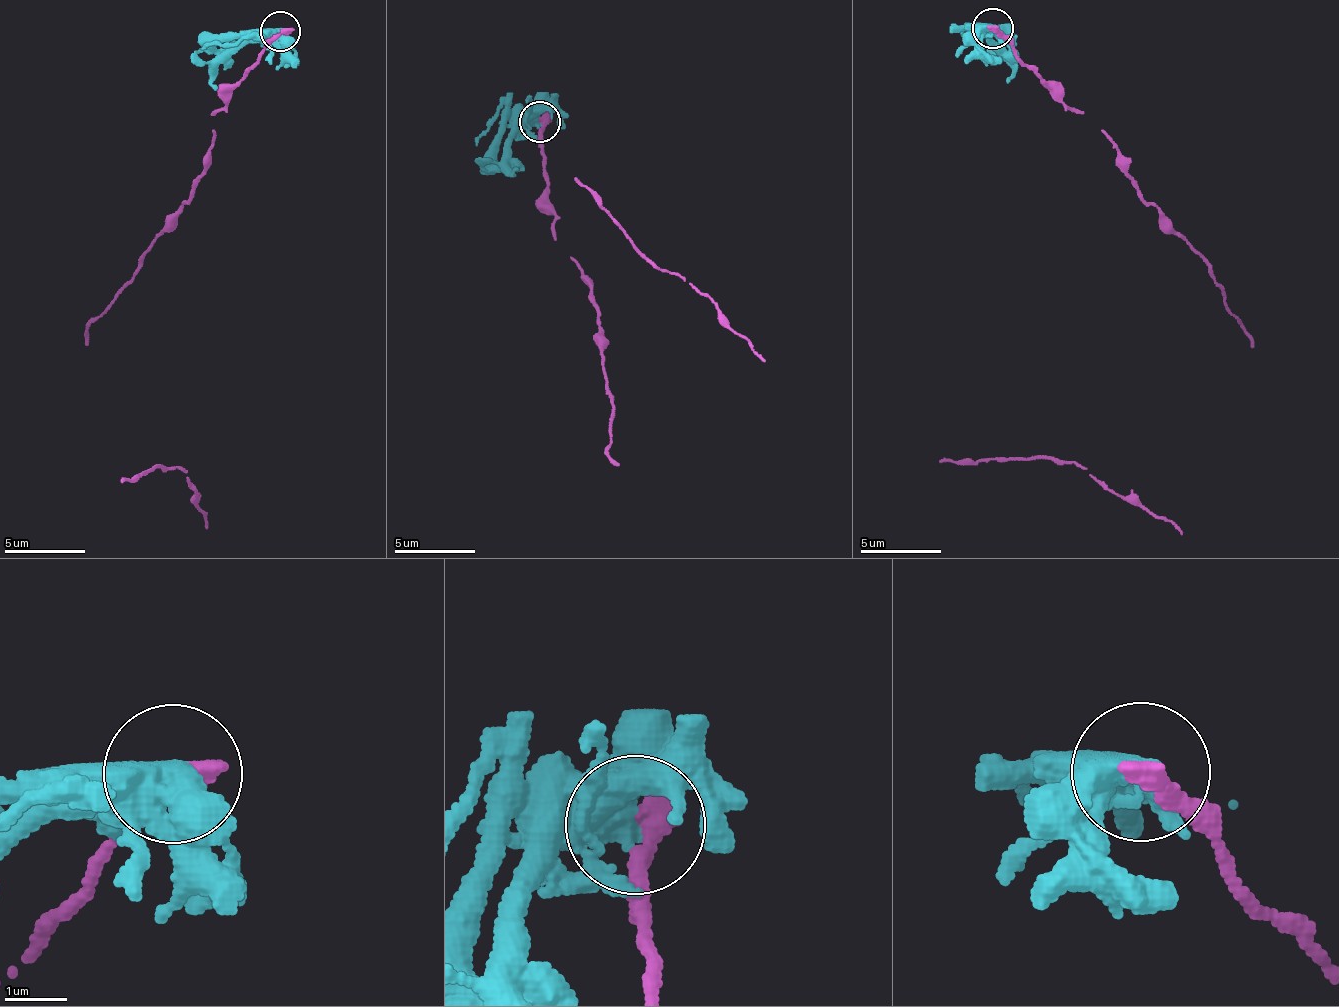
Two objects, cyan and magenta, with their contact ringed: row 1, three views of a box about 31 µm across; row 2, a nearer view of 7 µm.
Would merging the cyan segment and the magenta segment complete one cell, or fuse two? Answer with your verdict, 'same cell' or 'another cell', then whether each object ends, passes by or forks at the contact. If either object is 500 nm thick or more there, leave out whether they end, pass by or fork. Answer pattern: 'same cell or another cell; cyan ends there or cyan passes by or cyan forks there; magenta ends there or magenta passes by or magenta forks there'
another cell

